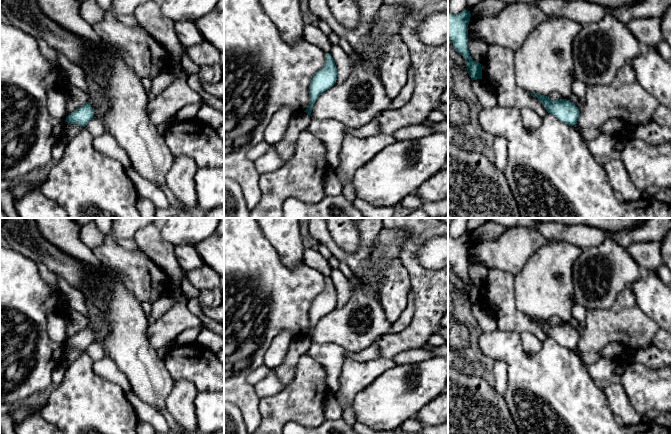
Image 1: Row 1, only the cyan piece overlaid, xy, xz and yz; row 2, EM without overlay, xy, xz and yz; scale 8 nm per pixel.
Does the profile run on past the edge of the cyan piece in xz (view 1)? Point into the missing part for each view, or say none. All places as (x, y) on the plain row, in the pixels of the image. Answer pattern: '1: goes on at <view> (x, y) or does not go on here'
1: does not go on here

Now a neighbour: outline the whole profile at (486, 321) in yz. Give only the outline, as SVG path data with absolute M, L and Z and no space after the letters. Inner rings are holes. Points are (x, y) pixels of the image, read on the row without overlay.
M483 303L473 304L471 310L482 331L493 332L498 329L494 316Z

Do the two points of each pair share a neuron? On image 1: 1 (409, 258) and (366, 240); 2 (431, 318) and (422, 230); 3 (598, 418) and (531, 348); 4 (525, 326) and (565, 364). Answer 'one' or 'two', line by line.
1: two
2: one
3: two
4: two

